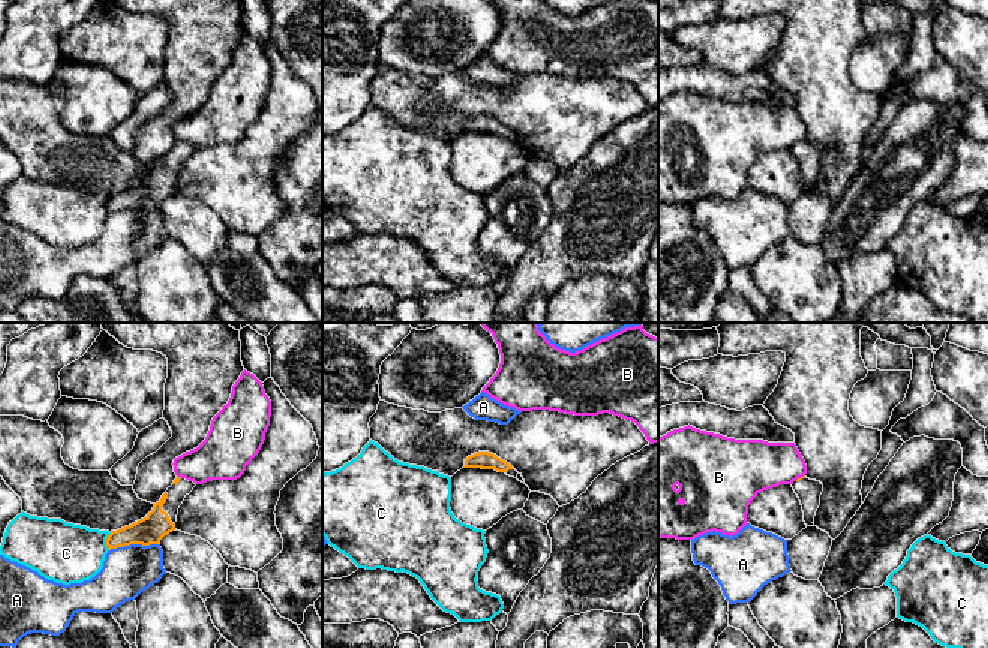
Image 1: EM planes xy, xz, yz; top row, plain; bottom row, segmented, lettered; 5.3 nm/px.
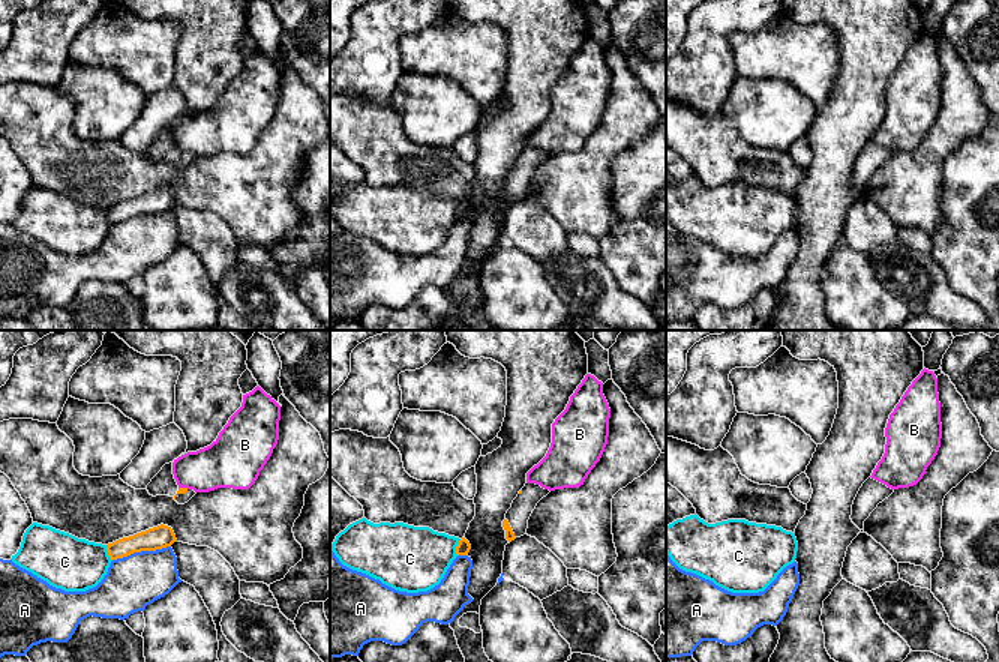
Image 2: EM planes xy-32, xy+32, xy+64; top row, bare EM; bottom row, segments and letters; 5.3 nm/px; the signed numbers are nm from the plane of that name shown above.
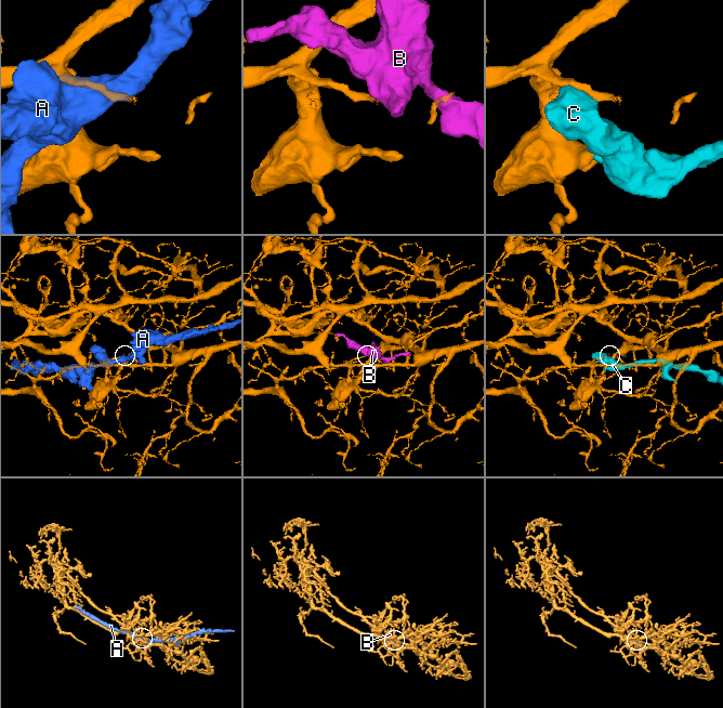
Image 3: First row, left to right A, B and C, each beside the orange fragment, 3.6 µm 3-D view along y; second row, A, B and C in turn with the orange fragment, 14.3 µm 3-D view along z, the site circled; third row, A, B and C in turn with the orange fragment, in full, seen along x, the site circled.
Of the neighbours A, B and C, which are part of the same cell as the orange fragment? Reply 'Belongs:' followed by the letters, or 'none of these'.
Belongs: none of these

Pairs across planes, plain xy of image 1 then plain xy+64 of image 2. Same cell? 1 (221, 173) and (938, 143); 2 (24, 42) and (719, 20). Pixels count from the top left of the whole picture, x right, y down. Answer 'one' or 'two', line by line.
1: one
2: one

